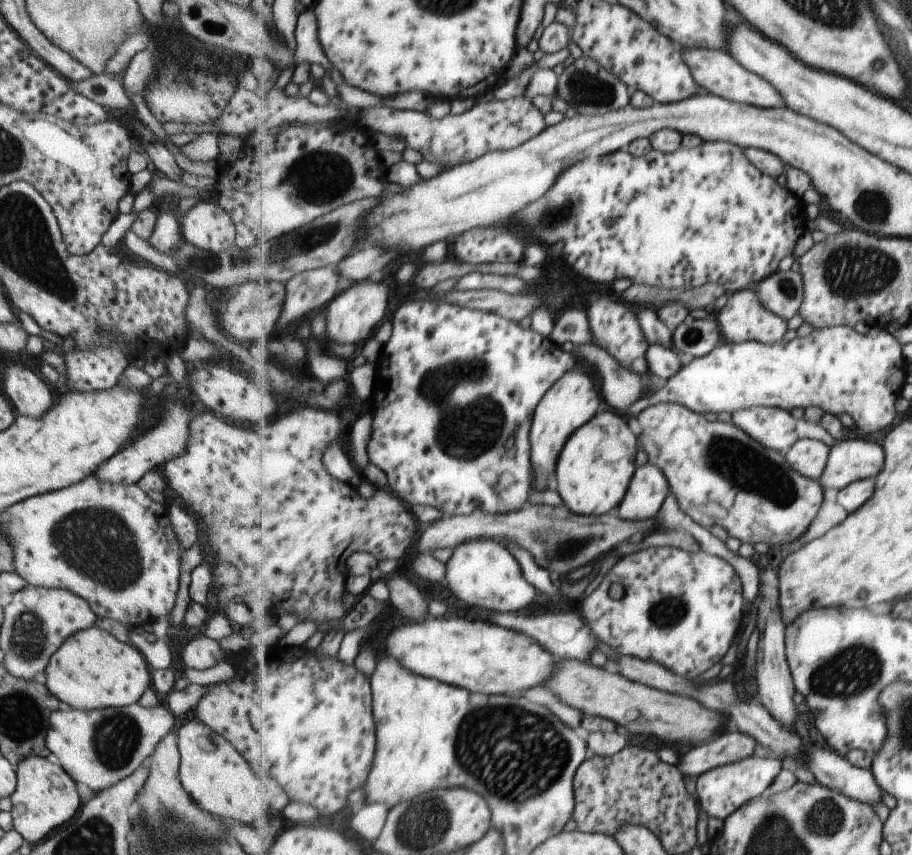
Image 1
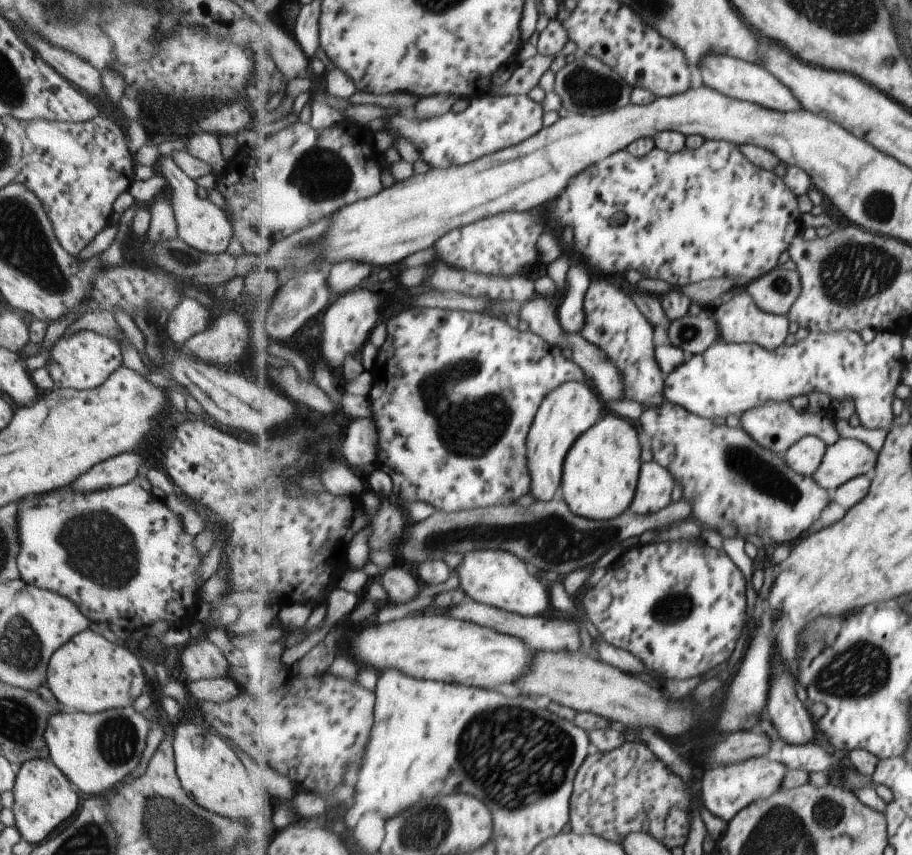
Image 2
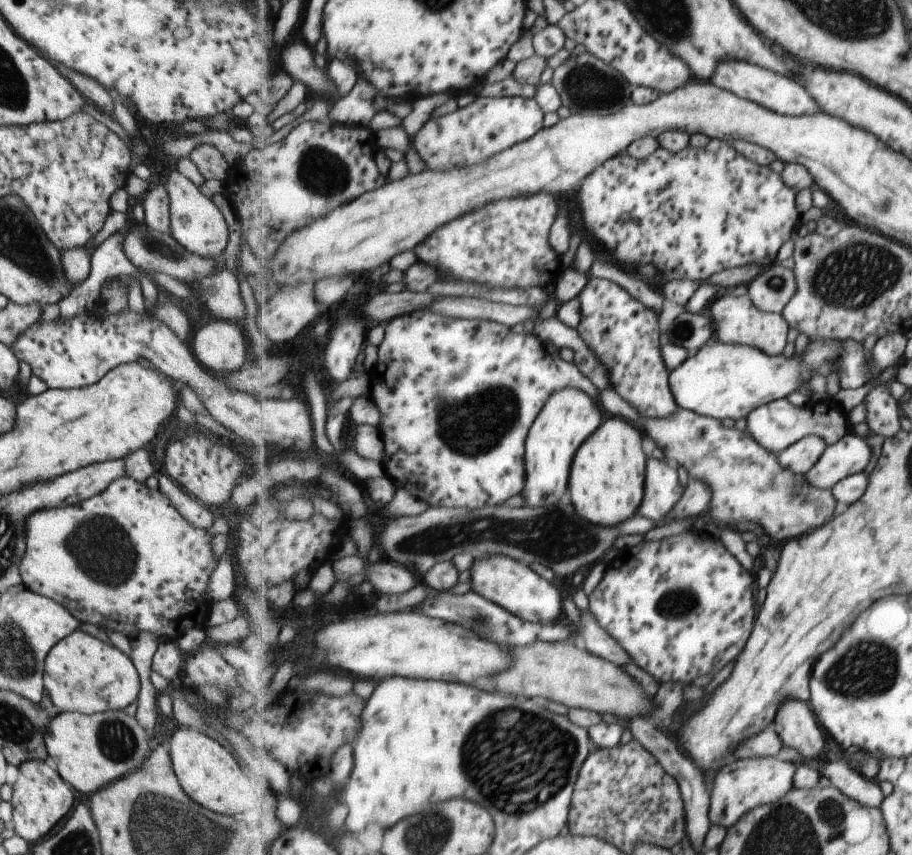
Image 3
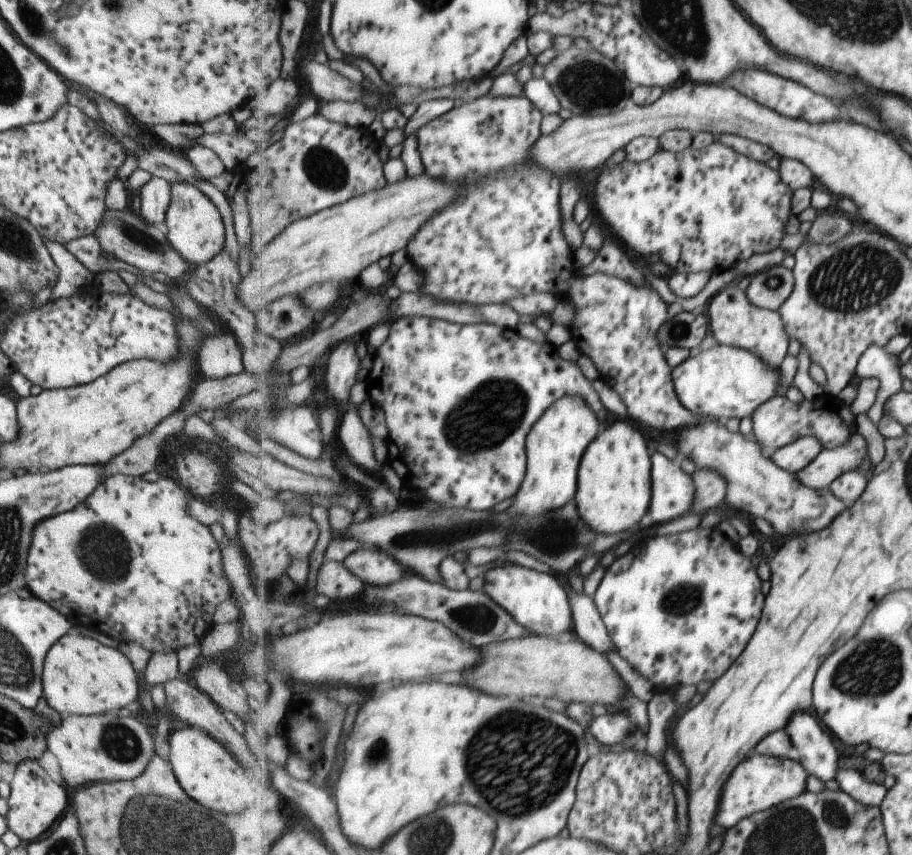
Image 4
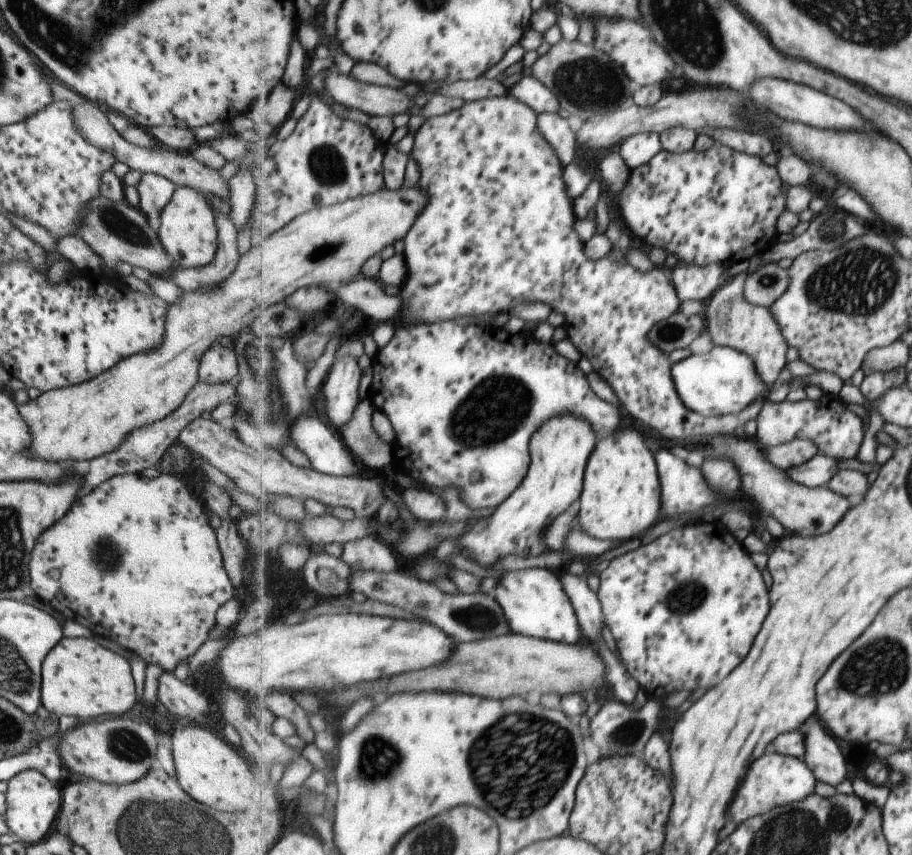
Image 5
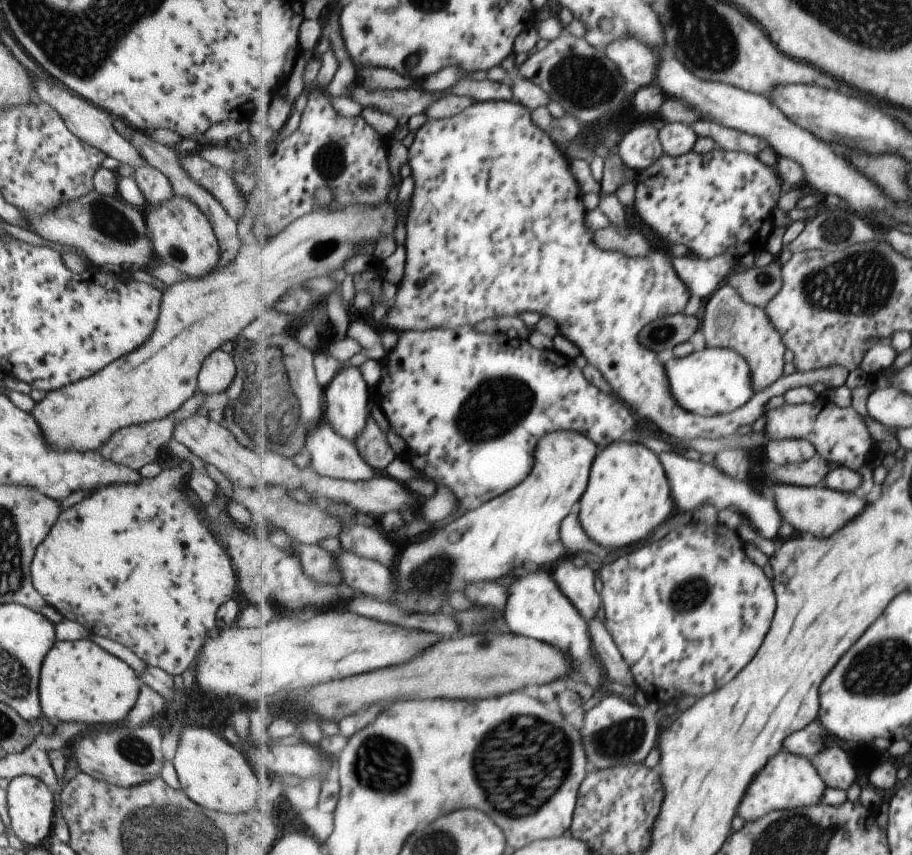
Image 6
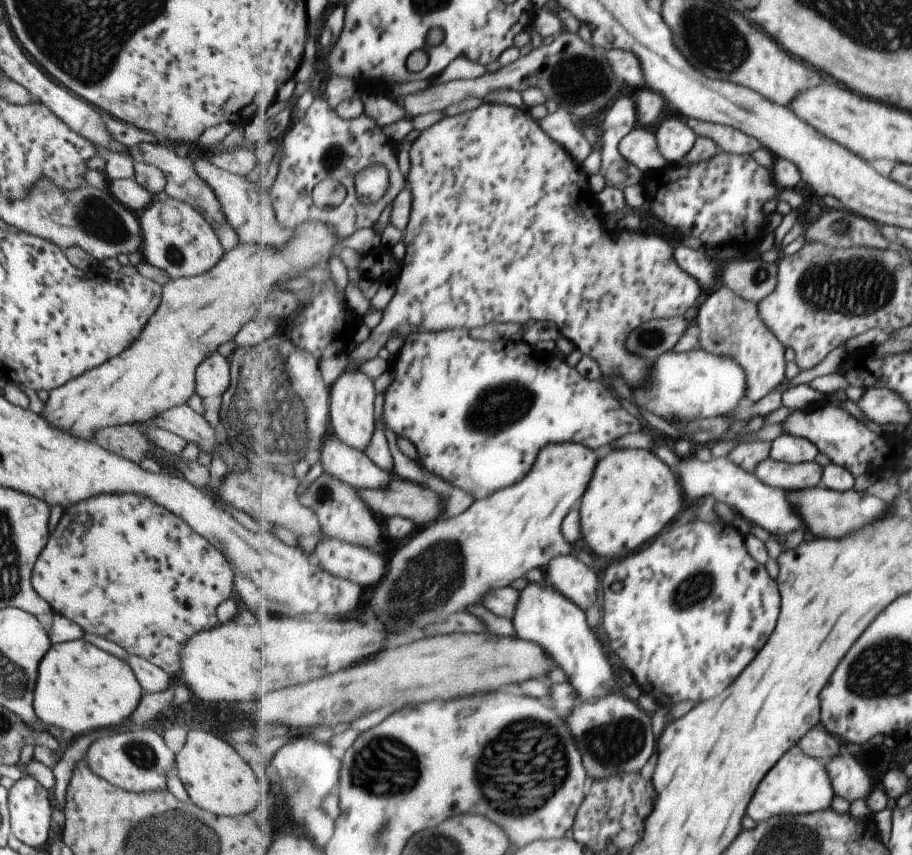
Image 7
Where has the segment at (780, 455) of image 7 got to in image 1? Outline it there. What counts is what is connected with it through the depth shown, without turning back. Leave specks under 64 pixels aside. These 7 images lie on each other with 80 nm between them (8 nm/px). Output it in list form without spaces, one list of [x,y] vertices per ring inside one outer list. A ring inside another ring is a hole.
[[[805,438],[789,450],[786,459],[801,475],[820,481],[825,473],[825,466],[828,465],[829,454],[832,454],[832,448],[827,444],[816,439]]]

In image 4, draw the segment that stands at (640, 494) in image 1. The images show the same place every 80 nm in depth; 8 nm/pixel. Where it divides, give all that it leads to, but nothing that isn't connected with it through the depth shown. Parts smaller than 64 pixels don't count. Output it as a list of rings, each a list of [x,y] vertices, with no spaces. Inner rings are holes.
[[[659,452],[654,453],[653,463],[655,498],[648,518],[651,516],[655,524],[663,524],[692,512],[689,510],[695,492],[692,474],[681,470],[680,466]]]

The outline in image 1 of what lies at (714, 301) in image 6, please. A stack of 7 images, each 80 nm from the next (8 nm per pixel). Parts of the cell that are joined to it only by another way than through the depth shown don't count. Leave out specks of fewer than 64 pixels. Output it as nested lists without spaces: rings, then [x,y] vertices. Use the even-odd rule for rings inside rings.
[[[751,287],[727,295],[718,312],[718,321],[722,329],[723,339],[733,343],[745,343],[749,341],[774,344],[781,342],[789,330],[787,319],[767,310],[761,302],[757,288]]]

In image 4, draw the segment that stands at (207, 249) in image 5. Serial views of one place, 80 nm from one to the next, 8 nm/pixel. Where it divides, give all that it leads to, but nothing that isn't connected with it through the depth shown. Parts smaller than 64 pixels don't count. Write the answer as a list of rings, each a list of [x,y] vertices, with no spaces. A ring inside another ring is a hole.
[[[185,182],[169,184],[171,198],[163,218],[167,228],[165,240],[190,267],[203,265],[225,246],[226,241],[229,240],[229,230],[223,227],[217,208],[199,192],[196,186],[185,184]]]

